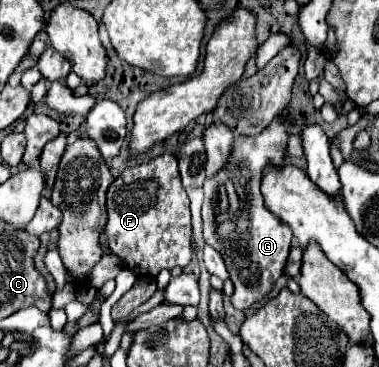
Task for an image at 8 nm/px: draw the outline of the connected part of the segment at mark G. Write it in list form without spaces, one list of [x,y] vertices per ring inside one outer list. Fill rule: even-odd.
[[[278,117],[260,135],[234,141],[234,155],[230,155],[230,163],[216,175],[216,179],[206,179],[204,183],[202,235],[204,241],[222,255],[230,281],[234,283],[230,303],[240,311],[252,309],[252,305],[270,295],[276,281],[284,275],[288,261],[292,231],[286,223],[270,215],[260,193],[262,167],[266,163],[284,165],[286,141],[286,121]]]

